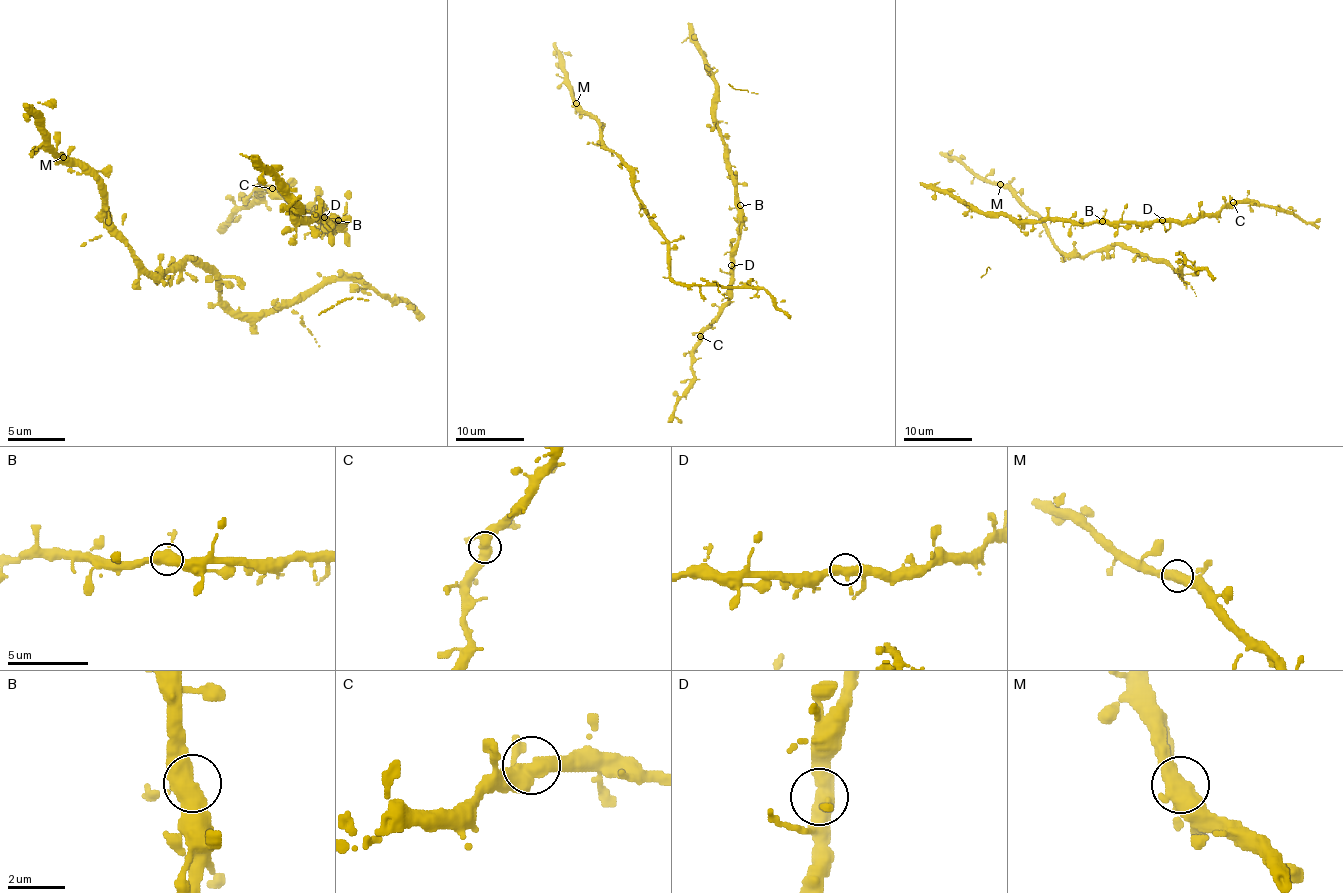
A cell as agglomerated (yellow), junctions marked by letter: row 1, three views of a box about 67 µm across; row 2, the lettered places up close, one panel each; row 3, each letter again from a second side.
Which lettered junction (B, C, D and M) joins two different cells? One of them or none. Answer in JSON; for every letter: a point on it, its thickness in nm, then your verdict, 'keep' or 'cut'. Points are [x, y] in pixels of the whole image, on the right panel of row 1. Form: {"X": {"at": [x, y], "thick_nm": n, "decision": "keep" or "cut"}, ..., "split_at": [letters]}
{"B": {"at": [1102, 221], "thick_nm": 400, "decision": "keep"}, "C": {"at": [1233, 202], "thick_nm": 400, "decision": "keep"}, "D": {"at": [1162, 220], "thick_nm": 360, "decision": "keep"}, "M": {"at": [1000, 184], "thick_nm": 400, "decision": "keep"}, "split_at": []}

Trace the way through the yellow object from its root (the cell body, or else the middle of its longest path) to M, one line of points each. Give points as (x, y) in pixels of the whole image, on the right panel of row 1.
M: (1181, 274), (1118, 245), (1067, 255), (1043, 221), (1000, 184)

